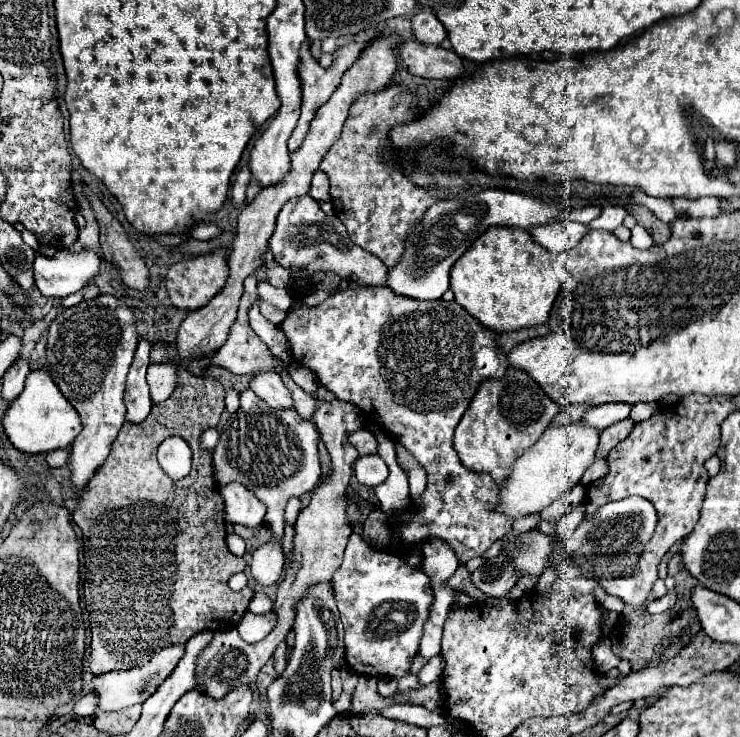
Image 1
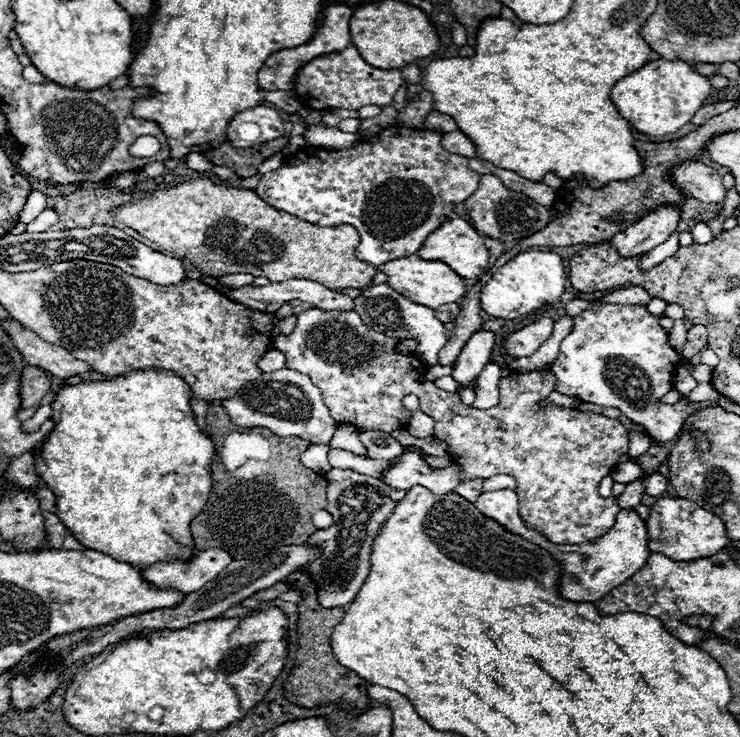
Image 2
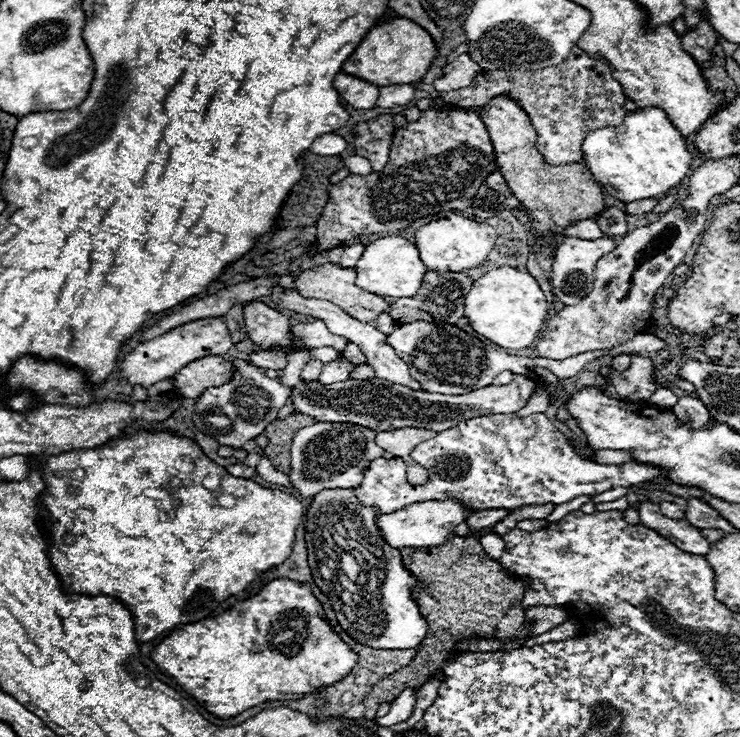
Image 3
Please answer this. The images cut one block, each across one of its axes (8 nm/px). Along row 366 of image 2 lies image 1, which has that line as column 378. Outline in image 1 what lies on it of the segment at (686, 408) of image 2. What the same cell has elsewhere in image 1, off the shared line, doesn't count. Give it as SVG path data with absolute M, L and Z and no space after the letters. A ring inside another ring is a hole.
M358 532L348 538L342 566L332 576L340 618L344 624L346 664L356 674L402 678L418 654L422 624L428 618L432 590L420 568L408 566L394 554L368 546Z

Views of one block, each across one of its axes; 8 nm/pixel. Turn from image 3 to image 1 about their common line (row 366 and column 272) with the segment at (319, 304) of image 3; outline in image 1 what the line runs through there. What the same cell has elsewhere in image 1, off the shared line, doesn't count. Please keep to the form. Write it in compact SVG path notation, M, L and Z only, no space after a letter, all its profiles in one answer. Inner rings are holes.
M262 372L252 378L250 388L256 396L260 396L270 408L278 410L288 410L294 408L290 390L284 386L282 378L276 372Z

